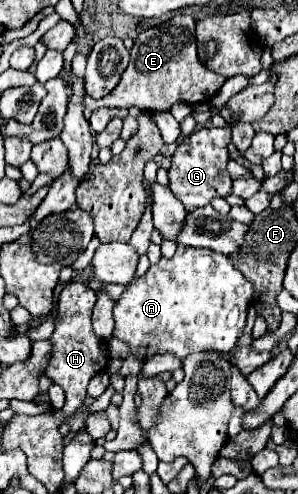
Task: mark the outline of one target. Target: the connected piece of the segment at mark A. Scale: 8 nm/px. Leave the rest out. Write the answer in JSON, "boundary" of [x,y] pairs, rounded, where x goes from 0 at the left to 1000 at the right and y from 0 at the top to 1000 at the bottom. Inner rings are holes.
{"boundary":[[[604,494],[577,526],[544,522],[537,534],[503,538],[503,547],[477,563],[423,579],[416,599],[389,611],[383,623],[383,680],[423,688],[436,696],[436,717],[470,721],[483,729],[550,713],[577,713],[597,725],[685,709],[772,713],[792,700],[792,688],[812,680],[826,656],[826,623],[846,603],[846,571],[832,571],[819,555],[785,543],[779,526],[758,514],[698,510],[685,502],[631,502]]]}

